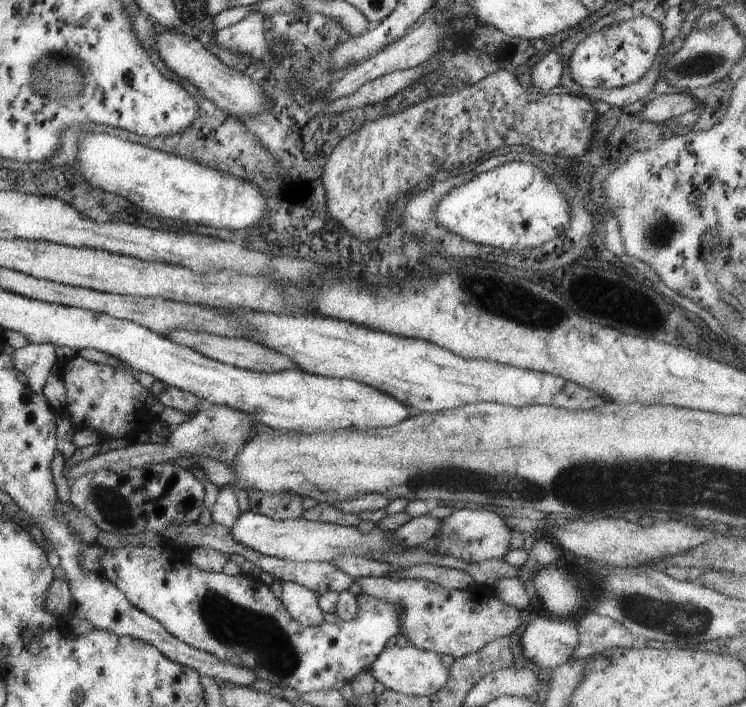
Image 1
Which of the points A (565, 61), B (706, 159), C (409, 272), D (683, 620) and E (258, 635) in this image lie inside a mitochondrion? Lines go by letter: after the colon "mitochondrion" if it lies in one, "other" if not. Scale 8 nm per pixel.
A: other
B: other
C: other
D: mitochondrion
E: mitochondrion

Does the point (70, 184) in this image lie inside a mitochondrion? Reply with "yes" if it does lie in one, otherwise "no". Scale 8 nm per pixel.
no

